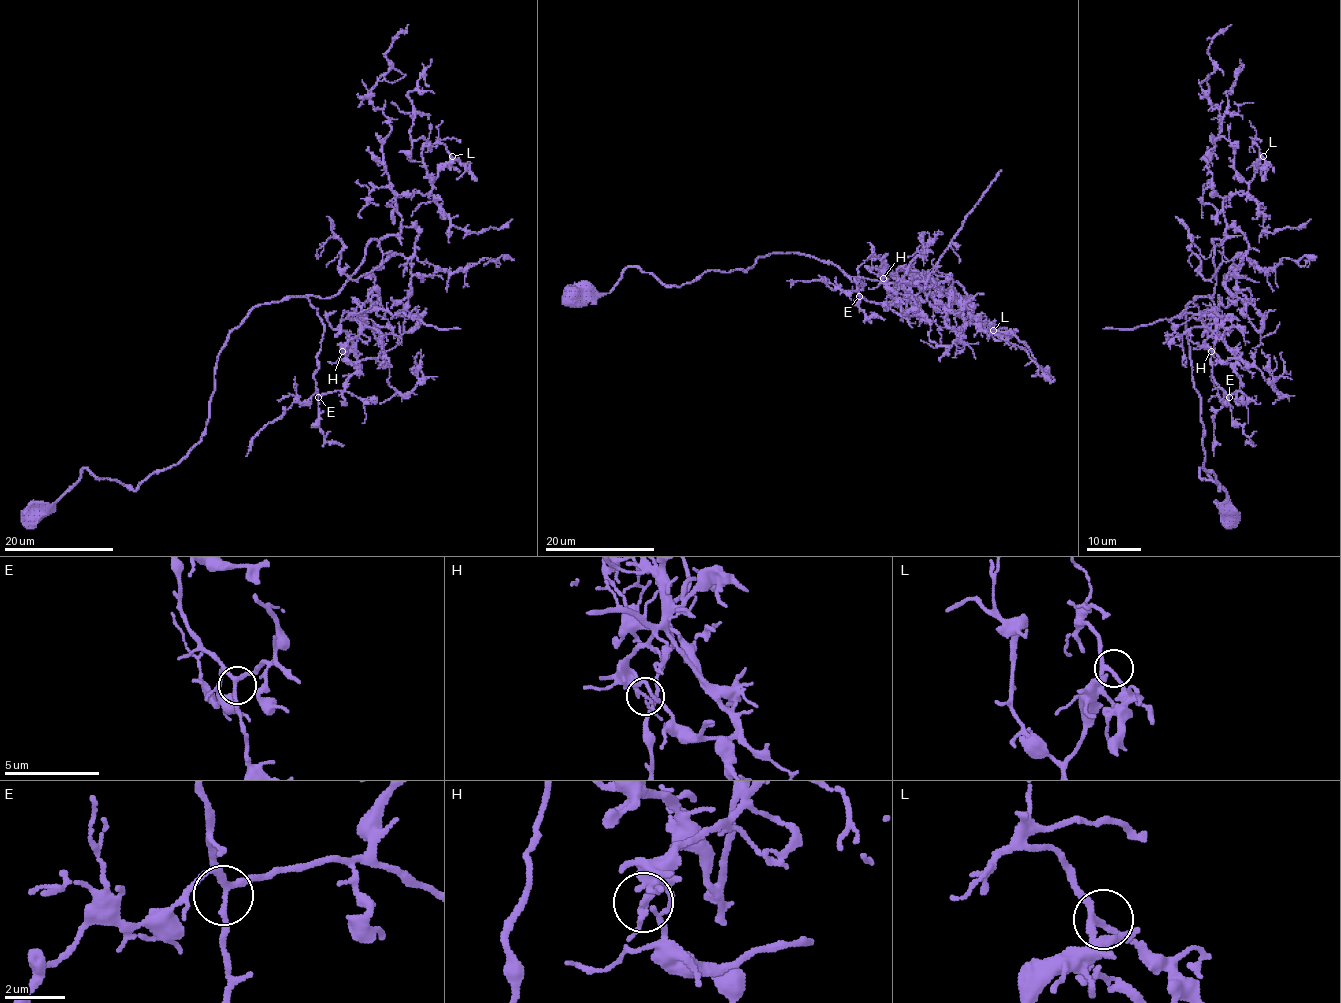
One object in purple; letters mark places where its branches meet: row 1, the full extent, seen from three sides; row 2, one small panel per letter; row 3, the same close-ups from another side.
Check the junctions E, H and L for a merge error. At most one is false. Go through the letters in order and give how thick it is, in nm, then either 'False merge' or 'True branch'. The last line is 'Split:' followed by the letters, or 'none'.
E: Thickness 180 nm. True branch
H: Thickness 200 nm. False merge
L: Thickness 200 nm. True branch
Split: H

